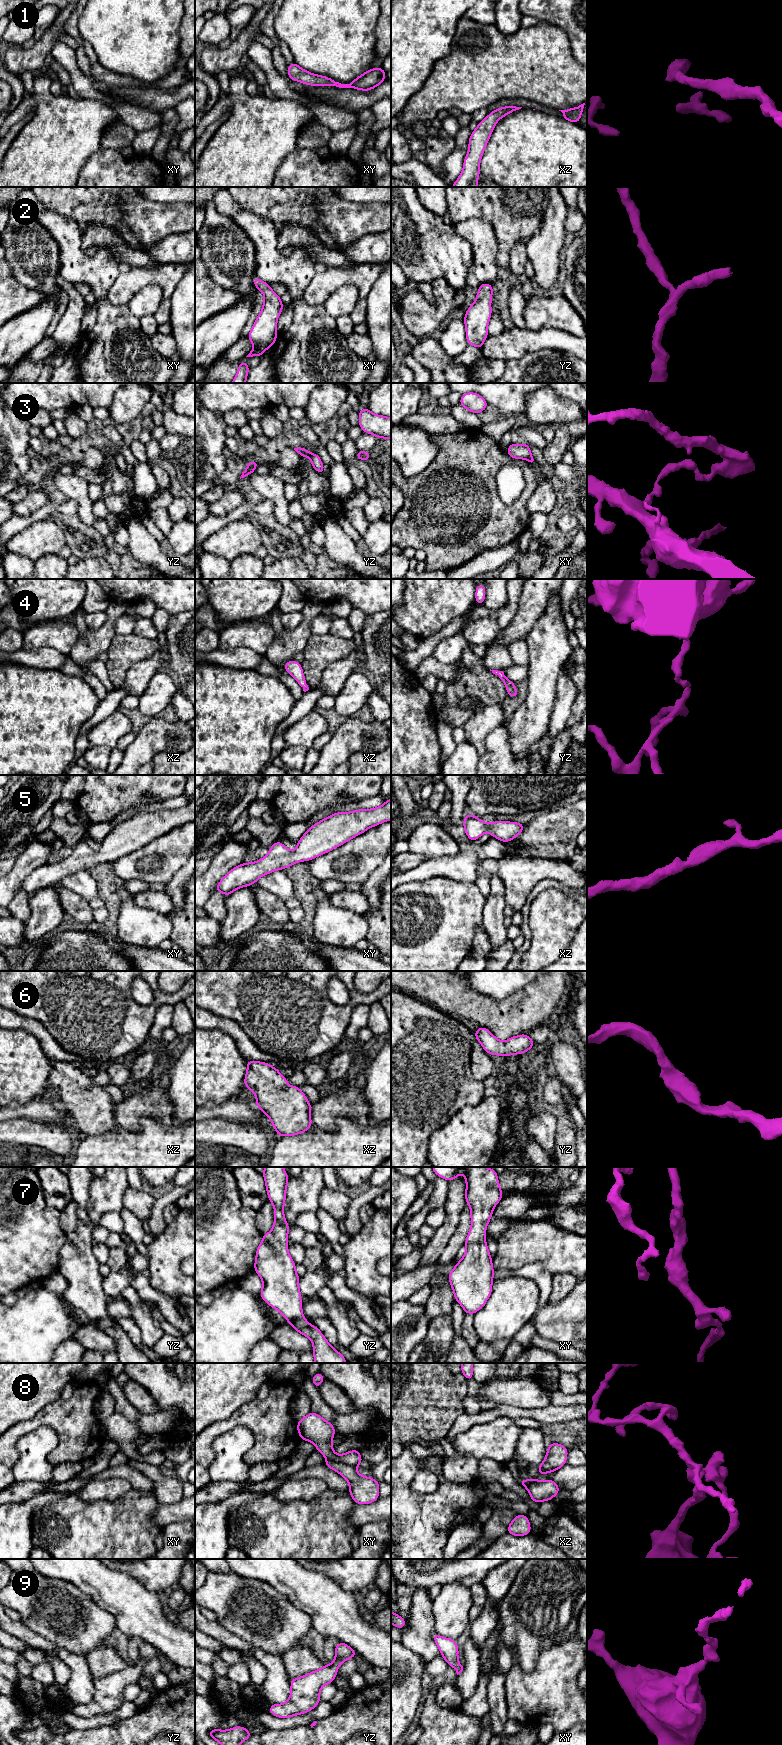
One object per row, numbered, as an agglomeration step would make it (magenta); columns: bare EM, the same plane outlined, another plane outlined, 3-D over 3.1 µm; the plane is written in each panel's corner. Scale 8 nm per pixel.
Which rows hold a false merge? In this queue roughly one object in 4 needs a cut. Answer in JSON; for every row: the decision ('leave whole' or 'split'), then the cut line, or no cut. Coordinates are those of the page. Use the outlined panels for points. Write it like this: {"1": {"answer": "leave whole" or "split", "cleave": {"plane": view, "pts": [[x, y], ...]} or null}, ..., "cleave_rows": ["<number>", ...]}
{"1": {"answer": "leave whole", "cleave": null}, "2": {"answer": "leave whole", "cleave": null}, "3": {"answer": "split", "cleave": {"plane": "yz", "pts": [[313, 454], [310, 457]]}}, "4": {"answer": "leave whole", "cleave": null}, "5": {"answer": "leave whole", "cleave": null}, "6": {"answer": "leave whole", "cleave": null}, "7": {"answer": "leave whole", "cleave": null}, "8": {"answer": "split", "cleave": {"plane": "xy", "pts": [[327, 1458], [355, 1467]]}}, "9": {"answer": "leave whole", "cleave": null}, "cleave_rows": ["3", "8"]}

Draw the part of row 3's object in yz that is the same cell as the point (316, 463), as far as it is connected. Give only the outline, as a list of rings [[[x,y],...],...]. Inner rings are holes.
[[[317,453],[311,456],[311,466],[320,474],[325,473],[323,462]]]

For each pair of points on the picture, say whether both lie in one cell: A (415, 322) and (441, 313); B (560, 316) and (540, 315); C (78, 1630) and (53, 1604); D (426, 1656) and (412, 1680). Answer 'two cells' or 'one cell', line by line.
A: one cell
B: one cell
C: one cell
D: two cells

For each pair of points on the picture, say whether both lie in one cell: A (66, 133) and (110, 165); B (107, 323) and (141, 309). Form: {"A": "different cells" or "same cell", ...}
{"A": "different cells", "B": "different cells"}

